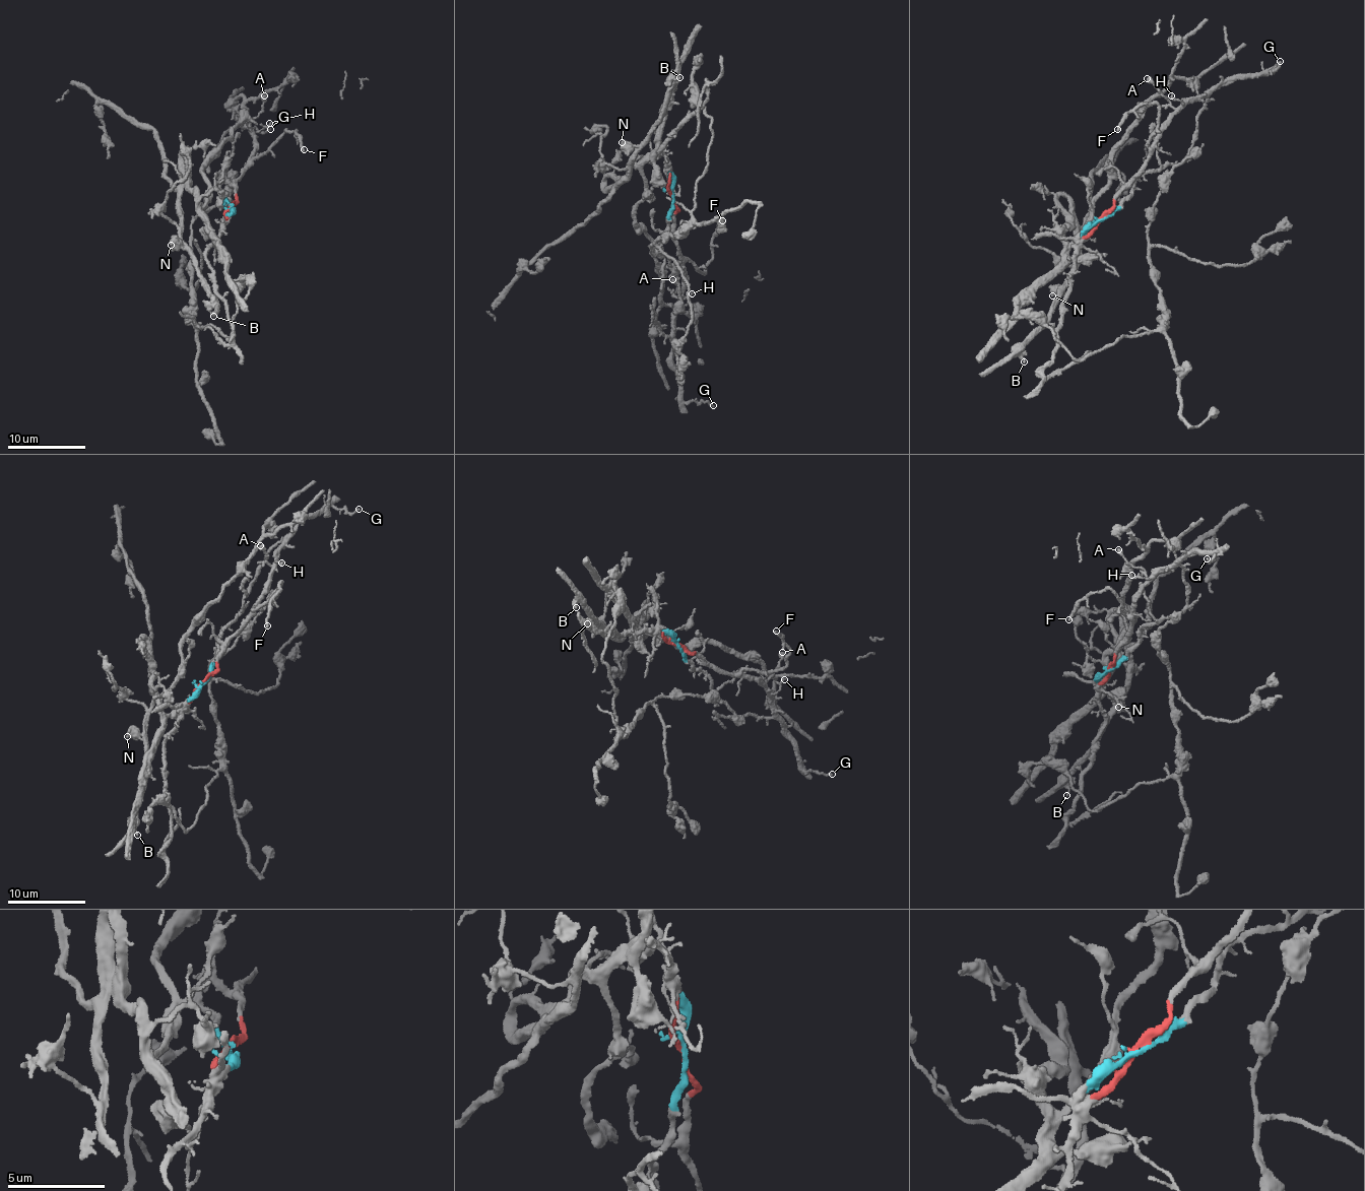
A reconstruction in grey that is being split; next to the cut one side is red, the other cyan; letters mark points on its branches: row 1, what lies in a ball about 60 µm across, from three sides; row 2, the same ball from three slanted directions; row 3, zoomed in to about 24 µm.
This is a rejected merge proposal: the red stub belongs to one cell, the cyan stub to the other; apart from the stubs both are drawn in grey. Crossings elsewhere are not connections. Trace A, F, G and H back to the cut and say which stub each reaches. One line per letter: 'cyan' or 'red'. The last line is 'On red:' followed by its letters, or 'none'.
A: red
F: red
G: red
H: red
On red: A, F, G, H

